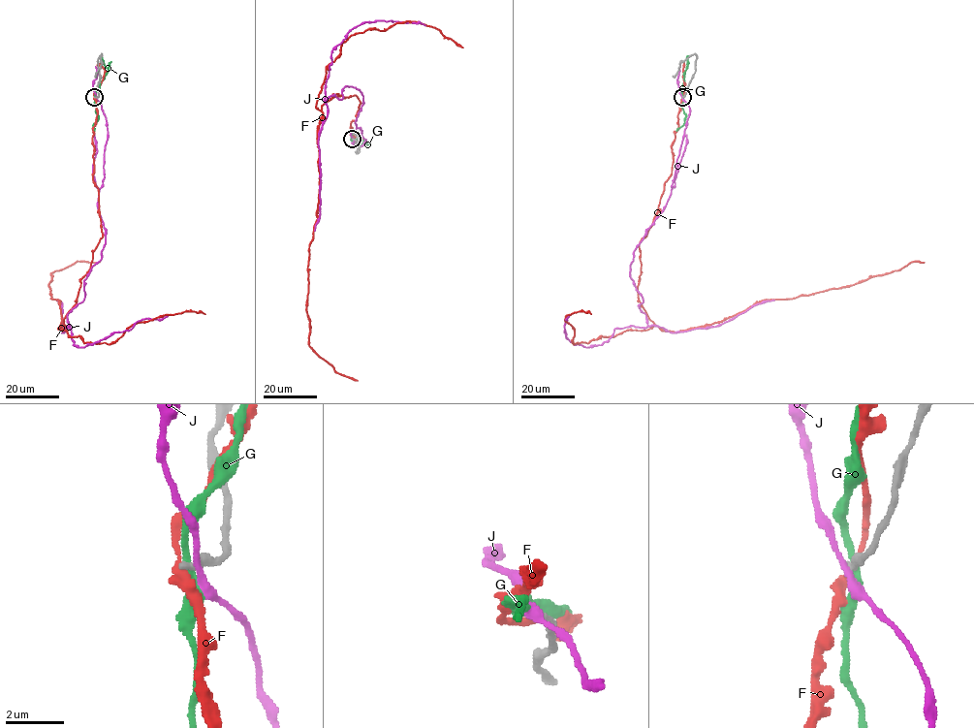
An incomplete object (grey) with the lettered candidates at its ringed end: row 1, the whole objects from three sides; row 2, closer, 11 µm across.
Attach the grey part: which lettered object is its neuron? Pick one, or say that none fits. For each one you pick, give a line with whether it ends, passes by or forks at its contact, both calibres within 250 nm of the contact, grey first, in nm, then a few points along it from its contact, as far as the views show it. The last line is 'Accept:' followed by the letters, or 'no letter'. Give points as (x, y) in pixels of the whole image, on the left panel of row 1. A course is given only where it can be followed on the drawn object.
Accept: no letter

